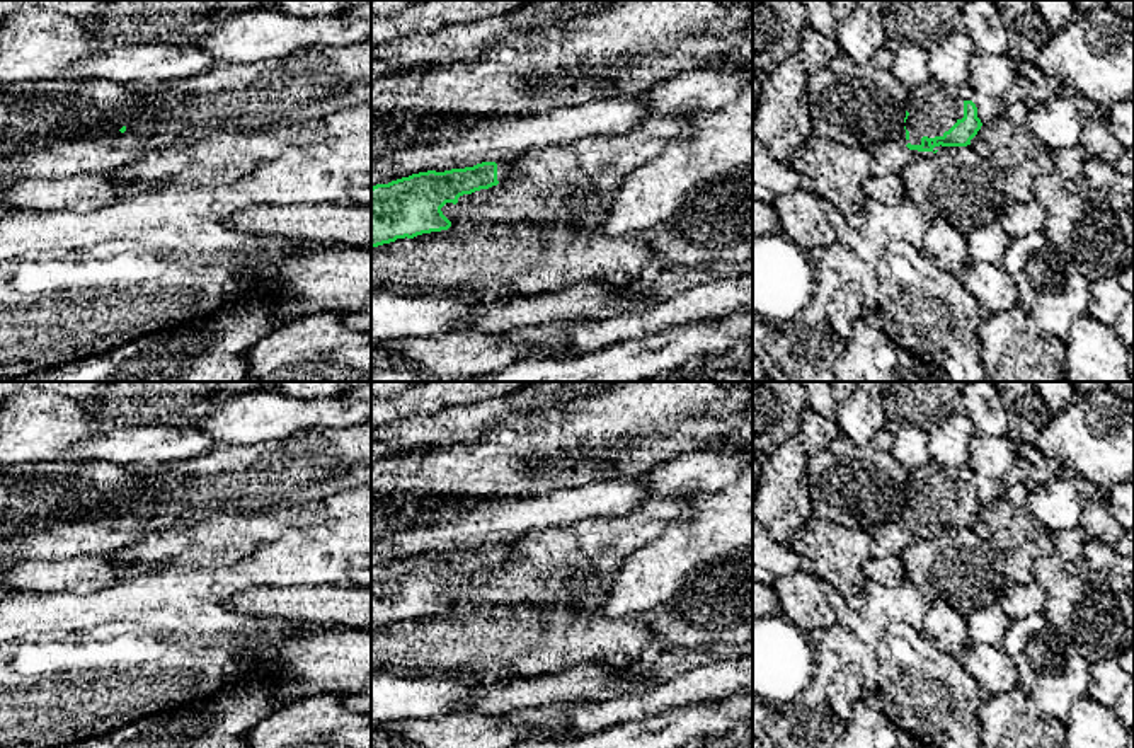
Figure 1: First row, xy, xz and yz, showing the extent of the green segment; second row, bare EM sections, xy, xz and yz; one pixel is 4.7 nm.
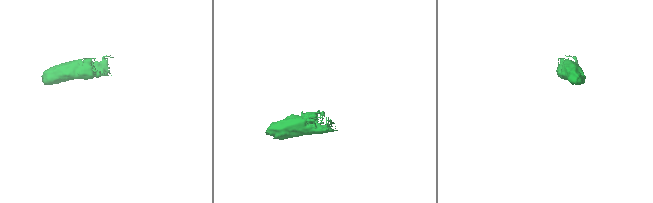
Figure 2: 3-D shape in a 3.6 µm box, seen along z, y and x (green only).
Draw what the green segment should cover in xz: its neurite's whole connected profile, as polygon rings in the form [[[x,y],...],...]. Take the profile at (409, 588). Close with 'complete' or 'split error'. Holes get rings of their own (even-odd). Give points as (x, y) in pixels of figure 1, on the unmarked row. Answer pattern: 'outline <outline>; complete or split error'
outline [[[506,540],[482,544],[473,549],[451,550],[444,554],[427,552],[376,566],[371,569],[371,629],[395,624],[397,620],[414,620],[422,615],[441,613],[451,608],[451,603],[443,596],[441,590],[446,584],[458,584],[463,576],[472,576],[480,571],[489,571],[507,561],[513,545]]]; split error

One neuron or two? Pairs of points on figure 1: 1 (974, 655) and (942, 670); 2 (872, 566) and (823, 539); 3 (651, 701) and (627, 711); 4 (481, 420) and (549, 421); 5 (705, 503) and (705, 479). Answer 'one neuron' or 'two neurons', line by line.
1: two neurons
2: two neurons
3: one neuron
4: two neurons
5: two neurons

